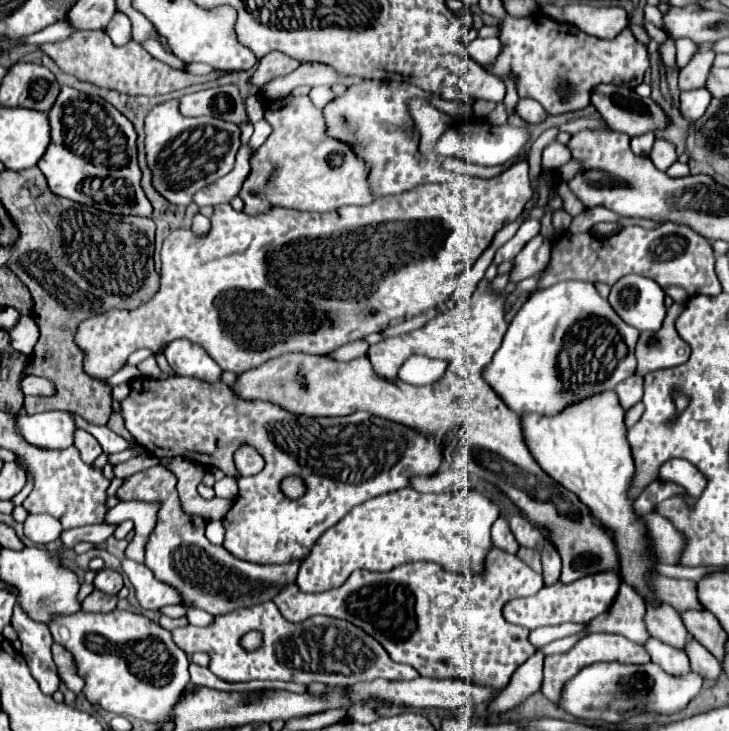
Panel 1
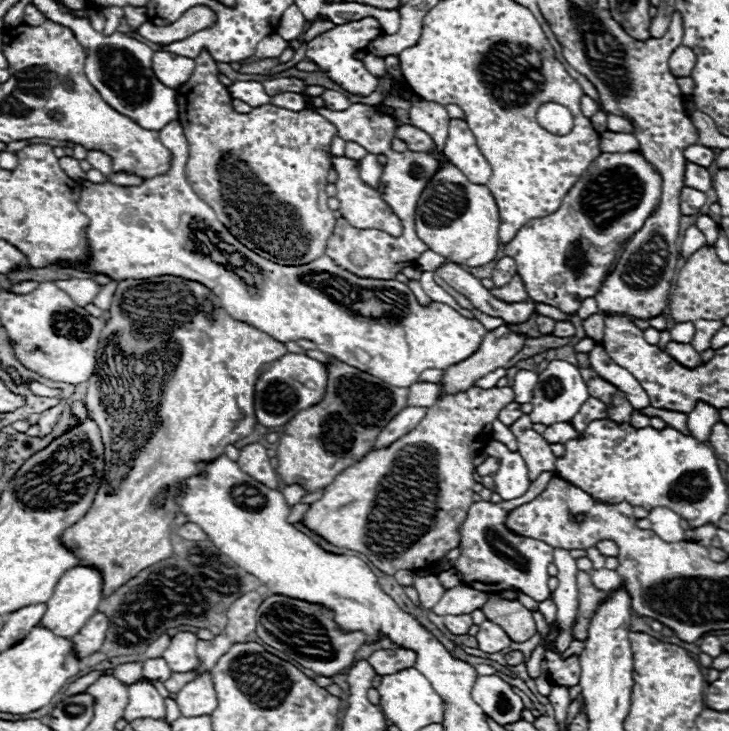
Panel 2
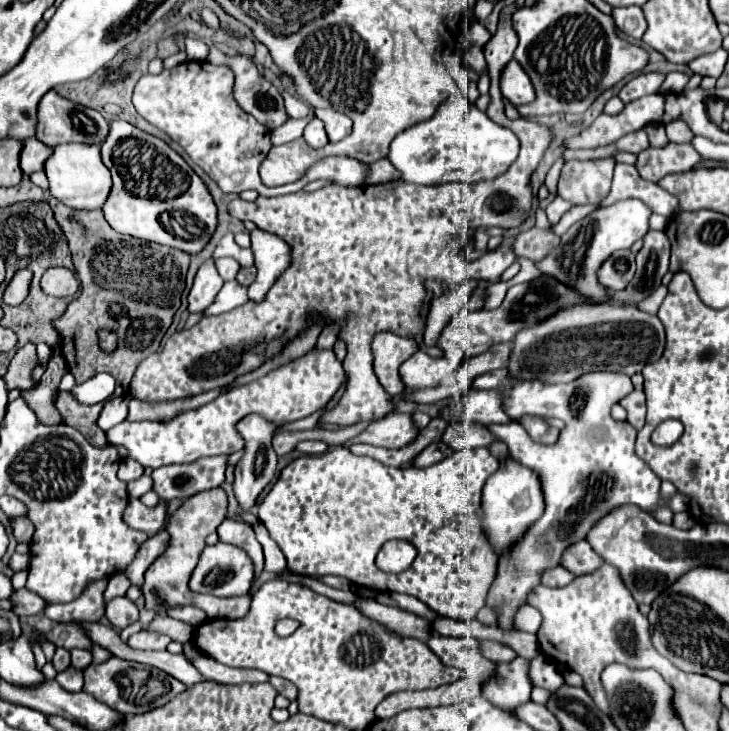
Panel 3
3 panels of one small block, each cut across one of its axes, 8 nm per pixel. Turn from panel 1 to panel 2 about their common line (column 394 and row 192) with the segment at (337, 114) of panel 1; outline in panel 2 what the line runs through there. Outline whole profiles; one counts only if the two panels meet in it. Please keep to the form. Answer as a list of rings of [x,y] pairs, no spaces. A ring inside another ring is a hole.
[[[178,120],[170,122],[166,128],[162,128],[160,132],[160,140],[162,144],[172,152],[172,166],[170,170],[164,174],[164,176],[154,176],[150,178],[148,182],[140,184],[140,186],[130,186],[130,188],[120,188],[120,186],[114,186],[112,182],[104,182],[104,184],[92,184],[88,180],[82,182],[82,192],[80,192],[80,202],[78,202],[78,208],[80,212],[84,212],[88,218],[90,218],[90,226],[86,230],[88,234],[88,242],[90,242],[90,252],[92,252],[92,258],[88,262],[88,268],[96,274],[106,274],[110,276],[112,280],[126,280],[126,278],[154,278],[154,276],[178,276],[178,278],[186,278],[186,280],[196,280],[200,284],[204,284],[208,290],[212,290],[220,302],[222,302],[222,308],[226,308],[226,312],[230,316],[234,316],[236,320],[242,320],[254,328],[258,328],[260,332],[266,332],[268,336],[272,336],[274,340],[280,340],[280,342],[288,342],[288,340],[312,340],[320,346],[322,352],[330,354],[330,356],[336,356],[338,360],[362,370],[362,372],[368,372],[392,386],[402,386],[402,388],[410,388],[418,376],[426,370],[426,368],[438,368],[438,370],[446,370],[466,358],[470,358],[482,344],[482,338],[486,336],[486,330],[482,328],[482,324],[474,318],[464,318],[460,312],[456,312],[452,306],[448,304],[442,304],[442,302],[432,302],[428,306],[422,306],[418,304],[416,296],[412,294],[412,290],[404,284],[404,282],[398,282],[398,280],[374,280],[374,278],[360,278],[360,276],[354,276],[352,272],[340,268],[338,264],[334,264],[332,258],[328,256],[322,256],[310,264],[304,264],[304,266],[282,266],[282,264],[274,264],[262,256],[256,256],[252,250],[248,250],[246,246],[242,246],[226,228],[224,224],[216,218],[214,210],[196,196],[196,192],[190,188],[186,176],[184,176],[184,166],[186,166],[186,160],[188,160],[188,144],[186,144],[186,138],[184,138],[184,132],[182,132],[182,126]],[[196,232],[202,232],[202,248],[198,246],[196,242]]]

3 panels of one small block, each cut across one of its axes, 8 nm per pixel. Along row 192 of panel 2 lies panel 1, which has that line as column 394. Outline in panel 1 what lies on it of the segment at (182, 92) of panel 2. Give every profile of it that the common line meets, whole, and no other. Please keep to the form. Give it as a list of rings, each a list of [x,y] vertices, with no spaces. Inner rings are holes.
[[[521,161],[514,166],[510,166],[508,170],[500,172],[494,178],[472,178],[472,186],[464,192],[464,196],[458,200],[454,198],[454,204],[446,206],[446,184],[426,184],[426,186],[418,186],[406,194],[398,194],[394,198],[382,198],[378,202],[372,202],[368,206],[344,206],[338,212],[326,212],[326,214],[318,214],[318,212],[294,212],[294,210],[270,210],[266,214],[260,216],[248,216],[244,212],[236,212],[230,204],[220,204],[214,206],[214,214],[210,218],[212,226],[210,232],[204,236],[196,236],[192,232],[192,228],[178,228],[174,232],[170,232],[164,240],[162,246],[162,276],[160,276],[160,288],[158,292],[144,304],[140,304],[134,310],[118,310],[112,308],[104,314],[96,314],[90,320],[80,322],[74,342],[76,346],[82,350],[84,354],[84,370],[88,376],[96,378],[96,380],[104,380],[110,378],[112,374],[116,374],[118,370],[122,370],[126,366],[126,358],[138,350],[138,348],[150,348],[152,352],[158,352],[162,346],[166,346],[168,342],[176,340],[176,338],[186,338],[192,340],[196,344],[200,344],[210,358],[222,368],[222,370],[230,370],[234,374],[246,372],[254,366],[260,366],[262,362],[276,358],[280,354],[286,352],[294,352],[294,350],[302,350],[308,354],[330,354],[336,348],[340,348],[346,342],[354,342],[354,340],[362,340],[364,336],[372,334],[372,332],[382,332],[390,326],[396,326],[408,318],[414,318],[422,312],[426,312],[428,308],[434,308],[438,304],[444,304],[452,292],[456,290],[456,280],[464,270],[470,270],[474,266],[474,262],[480,258],[480,254],[492,244],[494,234],[514,222],[526,202],[532,198],[534,190],[530,184],[530,176],[528,176],[528,162]],[[232,306],[232,324],[224,322],[224,308]]]

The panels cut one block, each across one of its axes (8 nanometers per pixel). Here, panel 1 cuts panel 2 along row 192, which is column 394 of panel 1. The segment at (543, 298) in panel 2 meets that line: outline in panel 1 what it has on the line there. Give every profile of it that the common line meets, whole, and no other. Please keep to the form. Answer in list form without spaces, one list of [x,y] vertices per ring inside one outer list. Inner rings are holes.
[[[494,546],[480,574],[454,574],[434,562],[410,562],[388,572],[354,570],[342,586],[318,594],[306,594],[296,584],[286,584],[272,602],[290,622],[304,622],[316,614],[348,620],[376,638],[394,662],[410,664],[420,676],[460,678],[468,684],[502,690],[516,668],[536,652],[528,642],[530,630],[508,624],[502,608],[514,598],[534,596],[540,588],[542,578],[534,570],[518,556]]]

